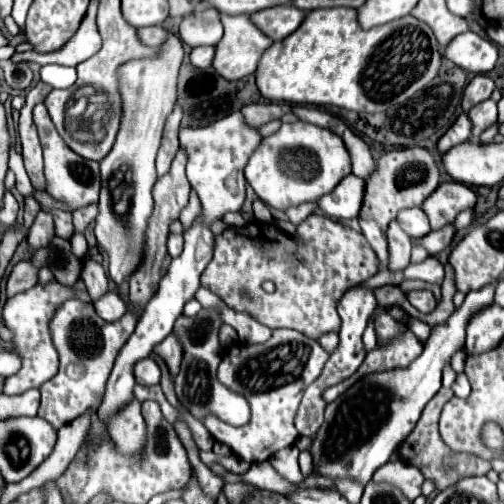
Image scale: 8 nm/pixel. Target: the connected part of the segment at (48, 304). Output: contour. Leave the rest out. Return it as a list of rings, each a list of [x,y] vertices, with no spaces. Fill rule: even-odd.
[[[53,282],[53,286],[33,286],[31,290],[23,292],[21,296],[17,294],[13,300],[7,300],[7,304],[3,308],[3,322],[13,332],[11,352],[21,358],[23,366],[17,374],[5,378],[3,394],[21,394],[29,388],[41,386],[43,382],[47,382],[49,378],[53,378],[57,374],[59,358],[57,358],[57,350],[55,350],[51,336],[49,336],[49,320],[53,316],[53,310],[57,310],[57,306],[65,298],[81,298],[85,302],[89,300],[87,292],[85,294],[73,294],[67,286],[63,286],[59,282]]]

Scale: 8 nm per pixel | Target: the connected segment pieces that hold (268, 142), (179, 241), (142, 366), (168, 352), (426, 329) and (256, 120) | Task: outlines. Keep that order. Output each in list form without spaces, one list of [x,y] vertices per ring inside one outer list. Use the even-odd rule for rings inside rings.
[[[303,120],[283,124],[273,136],[263,138],[245,166],[245,178],[255,190],[255,194],[267,206],[277,210],[285,210],[321,198],[323,194],[331,192],[349,172],[351,172],[349,152],[345,150],[341,138],[337,138],[337,134],[333,134],[331,130],[323,130]],[[283,154],[311,154],[311,156],[283,156]]]
[[[171,234],[167,246],[169,246],[169,254],[171,254],[171,258],[179,256],[181,250],[183,250],[183,234]]]
[[[145,358],[135,368],[135,380],[141,386],[153,386],[161,382],[161,370],[153,358]]]
[[[175,334],[167,336],[167,338],[159,344],[159,348],[157,348],[155,352],[167,362],[171,376],[175,376],[175,374],[179,372],[181,358],[183,358],[183,346],[181,346],[181,342],[177,340],[177,336],[175,336]]]
[[[409,316],[409,318],[407,318],[407,326],[409,326],[409,330],[413,330],[413,333],[423,343],[425,343],[427,338],[430,336],[431,327],[427,323],[419,320],[419,318]]]
[[[249,104],[241,108],[241,114],[251,128],[259,128],[269,120],[281,118],[285,112],[291,112],[289,104]]]

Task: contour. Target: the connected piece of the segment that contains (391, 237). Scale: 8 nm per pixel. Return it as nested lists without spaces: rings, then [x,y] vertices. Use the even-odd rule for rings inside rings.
[[[395,220],[389,224],[387,242],[389,242],[387,270],[389,272],[405,270],[409,266],[409,258],[411,258],[411,238],[397,226]]]

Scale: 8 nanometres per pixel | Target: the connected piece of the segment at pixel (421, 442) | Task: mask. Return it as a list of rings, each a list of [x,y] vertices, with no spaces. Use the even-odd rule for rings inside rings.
[[[441,388],[433,396],[433,400],[429,402],[429,406],[425,406],[425,414],[421,414],[421,422],[417,422],[417,426],[413,428],[413,432],[409,434],[409,438],[405,438],[403,446],[399,448],[399,458],[403,462],[419,468],[421,474],[425,476],[425,480],[431,480],[437,490],[445,490],[445,486],[451,486],[453,482],[457,482],[457,480],[461,480],[465,476],[483,476],[483,474],[487,474],[491,470],[489,462],[485,462],[483,458],[479,458],[475,454],[453,452],[443,442],[443,438],[439,436],[439,416],[441,416],[441,410],[443,410],[445,402],[449,402],[451,398],[453,398],[453,390]]]

